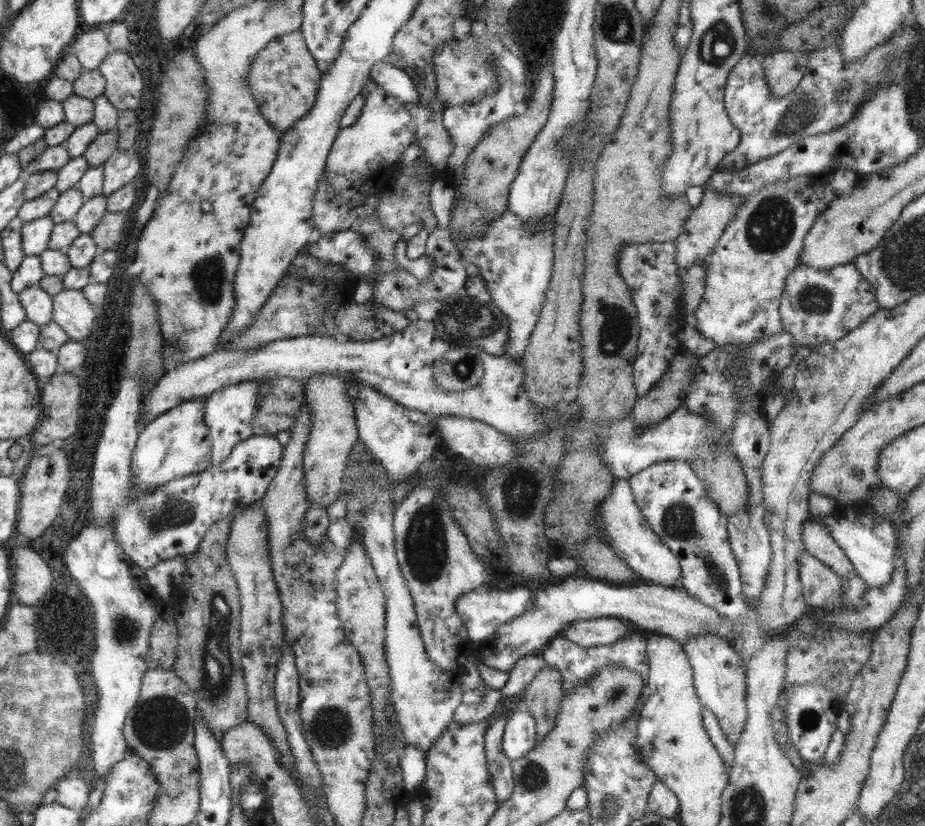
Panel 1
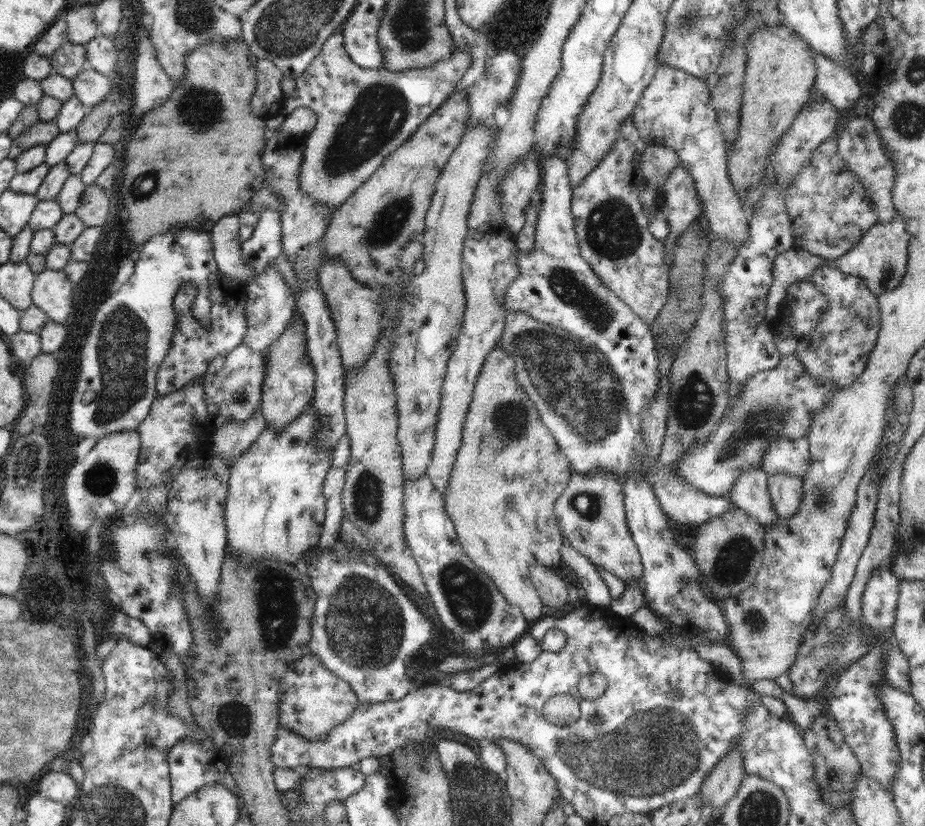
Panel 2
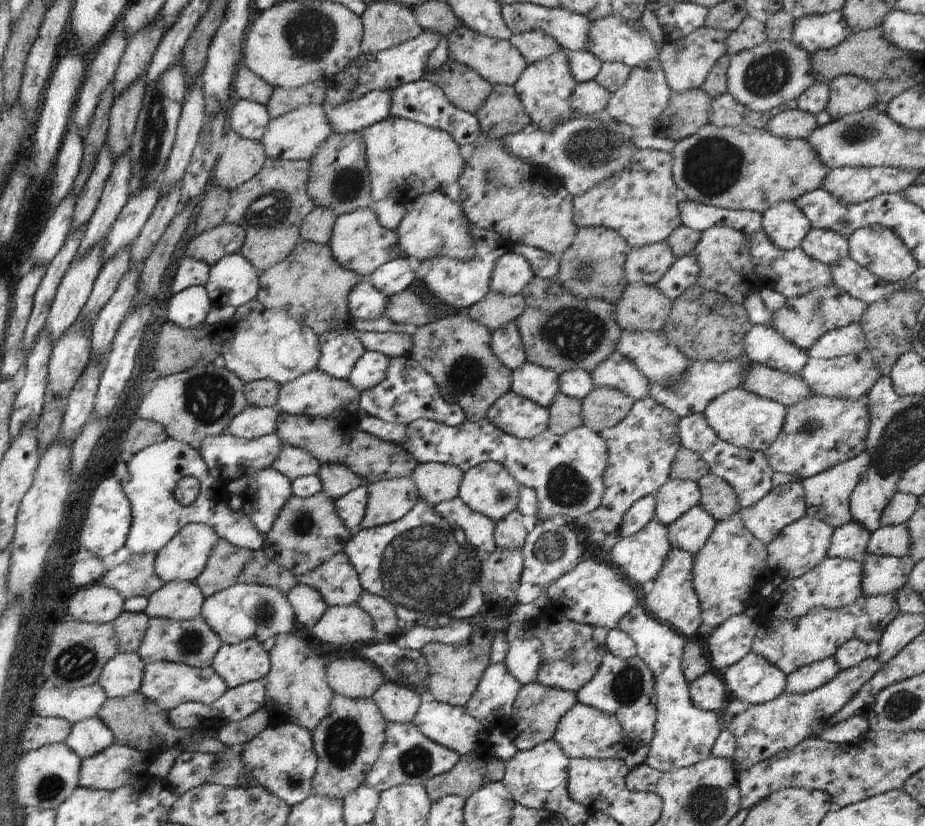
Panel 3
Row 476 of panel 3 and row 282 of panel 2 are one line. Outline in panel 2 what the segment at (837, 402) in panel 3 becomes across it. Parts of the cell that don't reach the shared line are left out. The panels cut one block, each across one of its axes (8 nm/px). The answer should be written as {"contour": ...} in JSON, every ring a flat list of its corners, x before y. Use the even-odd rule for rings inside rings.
{"contour":[[810,278,786,287,783,305,786,320,798,336,808,334,819,325,827,306,827,298]]}

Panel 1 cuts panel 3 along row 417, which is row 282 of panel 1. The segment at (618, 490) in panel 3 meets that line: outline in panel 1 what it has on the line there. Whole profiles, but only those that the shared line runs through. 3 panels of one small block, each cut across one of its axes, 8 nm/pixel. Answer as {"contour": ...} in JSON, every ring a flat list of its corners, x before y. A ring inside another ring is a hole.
{"contour":[[674,241,656,244,631,243,620,250,616,264,632,293,632,301,636,305,638,315,637,323,640,325,633,366,634,386,637,396,640,397,648,394,652,386,660,382,682,345,676,335,678,330,675,325,671,325,674,322,670,318,676,307,676,298,681,296,676,246]]}

